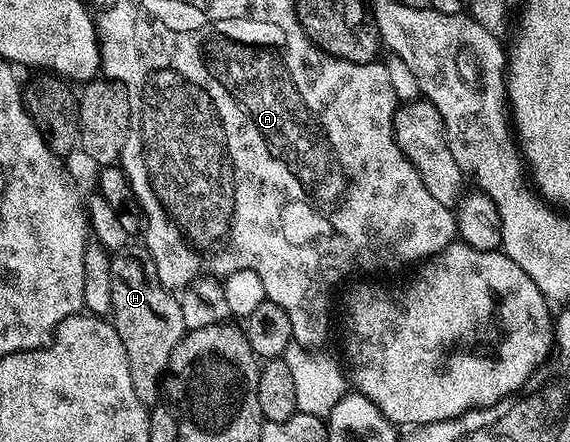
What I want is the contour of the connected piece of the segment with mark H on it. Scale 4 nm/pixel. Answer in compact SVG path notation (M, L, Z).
M119 252L111 259L113 272L113 302L110 321L115 323L117 336L125 344L129 360L129 376L133 376L133 392L148 408L161 398L161 383L167 373L169 356L183 339L185 327L181 320L179 298L166 290L155 277L146 257Z

